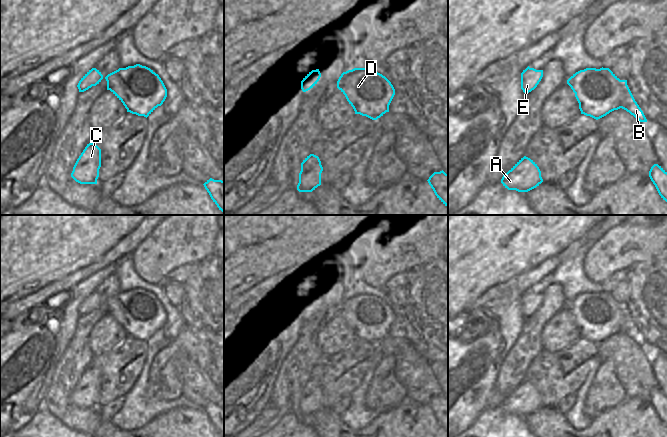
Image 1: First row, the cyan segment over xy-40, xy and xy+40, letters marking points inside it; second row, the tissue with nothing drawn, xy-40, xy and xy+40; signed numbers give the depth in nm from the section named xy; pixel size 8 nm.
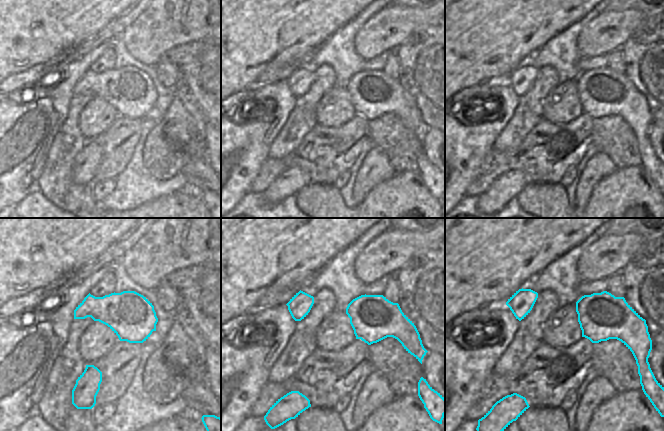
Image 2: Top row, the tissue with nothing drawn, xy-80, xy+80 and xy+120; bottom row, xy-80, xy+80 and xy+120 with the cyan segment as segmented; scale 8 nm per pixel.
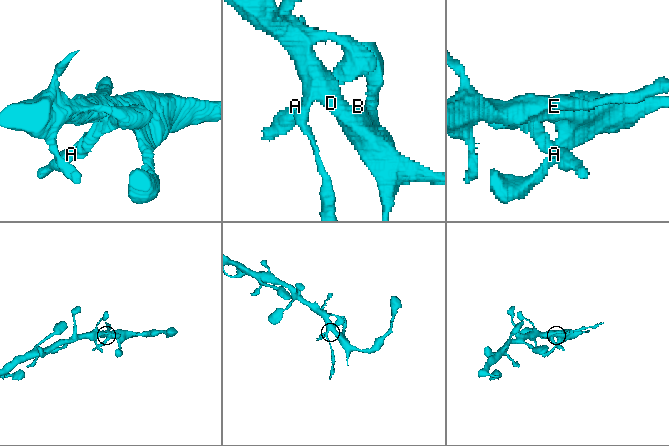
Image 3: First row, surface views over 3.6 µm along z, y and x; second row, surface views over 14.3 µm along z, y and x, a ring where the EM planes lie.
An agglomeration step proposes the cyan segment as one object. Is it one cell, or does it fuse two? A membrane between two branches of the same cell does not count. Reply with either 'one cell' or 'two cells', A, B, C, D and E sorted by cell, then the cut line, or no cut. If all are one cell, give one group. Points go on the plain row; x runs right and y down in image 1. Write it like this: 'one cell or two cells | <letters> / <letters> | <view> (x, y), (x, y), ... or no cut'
one cell | A B C D E | no cut

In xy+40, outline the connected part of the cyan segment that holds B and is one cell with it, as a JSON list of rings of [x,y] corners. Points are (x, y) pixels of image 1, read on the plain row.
[[[609,292],[580,294],[567,304],[567,308],[575,317],[581,338],[598,344],[622,332],[640,346],[647,346],[627,304],[620,304]]]

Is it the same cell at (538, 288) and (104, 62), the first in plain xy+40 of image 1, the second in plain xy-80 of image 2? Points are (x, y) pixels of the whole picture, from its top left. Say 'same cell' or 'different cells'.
different cells

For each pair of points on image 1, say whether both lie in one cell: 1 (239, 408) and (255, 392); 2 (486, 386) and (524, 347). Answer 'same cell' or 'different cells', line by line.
1: same cell
2: different cells

